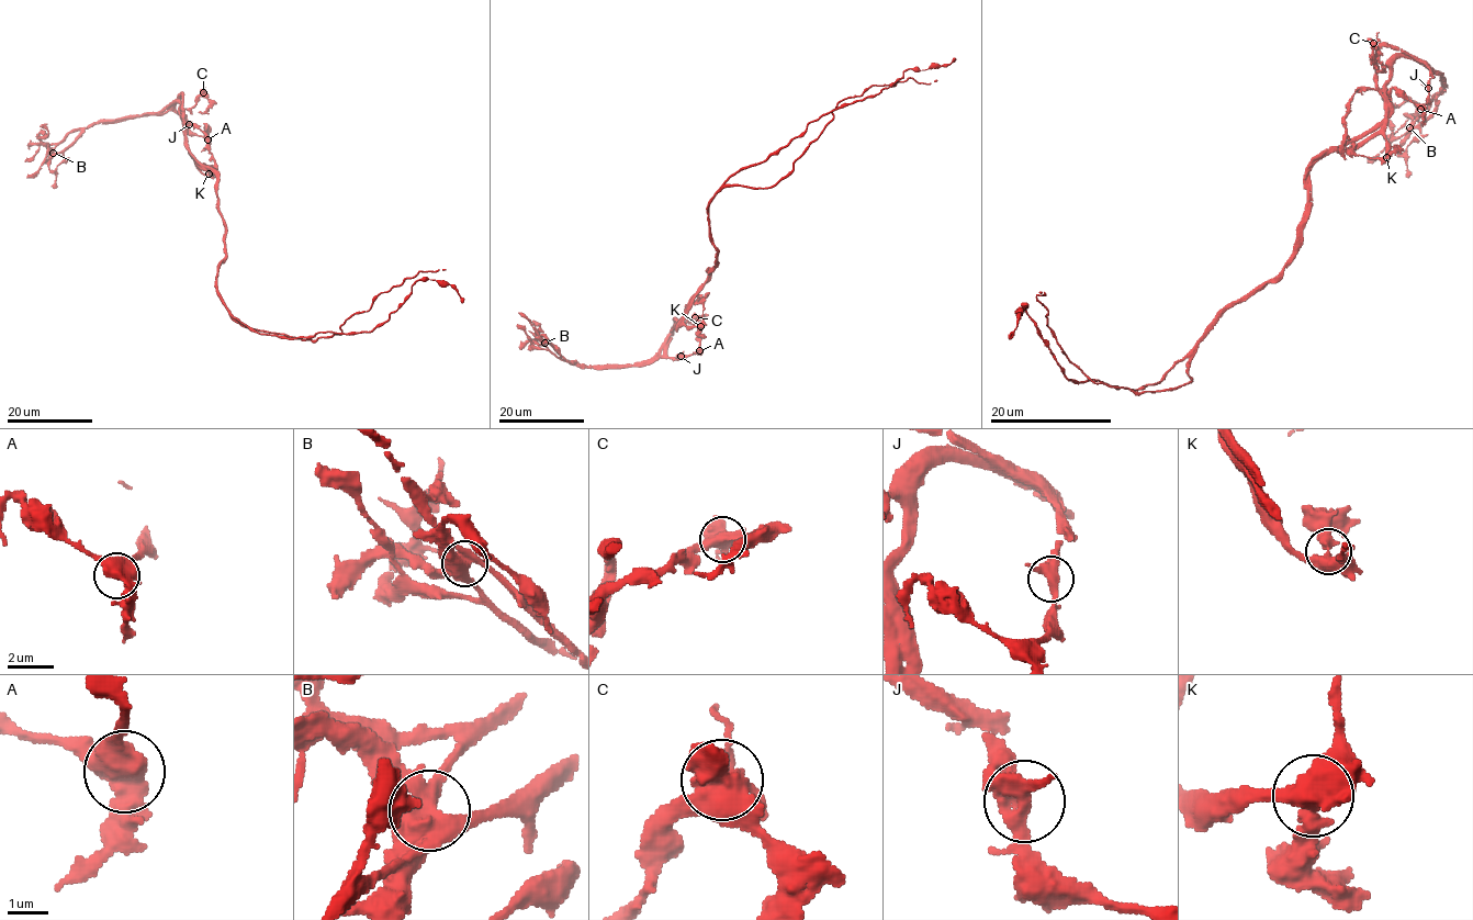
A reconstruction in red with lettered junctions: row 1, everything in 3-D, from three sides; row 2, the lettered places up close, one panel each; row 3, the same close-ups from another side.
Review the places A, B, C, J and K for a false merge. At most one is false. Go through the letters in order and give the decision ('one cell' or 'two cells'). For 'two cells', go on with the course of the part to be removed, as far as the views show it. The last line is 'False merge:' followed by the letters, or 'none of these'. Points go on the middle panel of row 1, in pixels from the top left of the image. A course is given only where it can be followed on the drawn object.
A: one cell
B: two cells | (544, 343), (593, 367), (648, 362), (717, 264), (713, 195), (776, 186), (842, 100), (872, 86), (937, 80)
C: one cell
J: one cell
K: one cell
False merge: B

